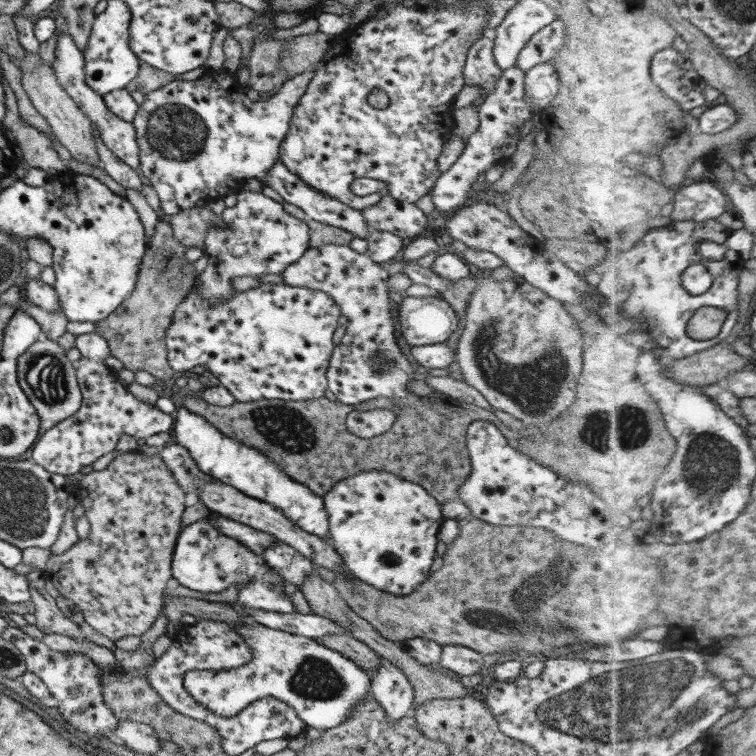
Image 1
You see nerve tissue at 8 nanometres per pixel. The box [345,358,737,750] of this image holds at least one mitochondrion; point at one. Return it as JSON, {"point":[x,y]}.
{"point":[632,703]}

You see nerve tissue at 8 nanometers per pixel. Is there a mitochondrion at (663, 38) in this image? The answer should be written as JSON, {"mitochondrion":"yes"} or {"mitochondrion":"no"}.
{"mitochondrion":"no"}

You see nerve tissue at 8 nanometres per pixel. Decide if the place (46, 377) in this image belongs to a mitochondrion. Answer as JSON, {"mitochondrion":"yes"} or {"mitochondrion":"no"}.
{"mitochondrion":"yes"}

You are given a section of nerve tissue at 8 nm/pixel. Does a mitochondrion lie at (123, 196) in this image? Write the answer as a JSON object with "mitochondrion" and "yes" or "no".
{"mitochondrion":"no"}

